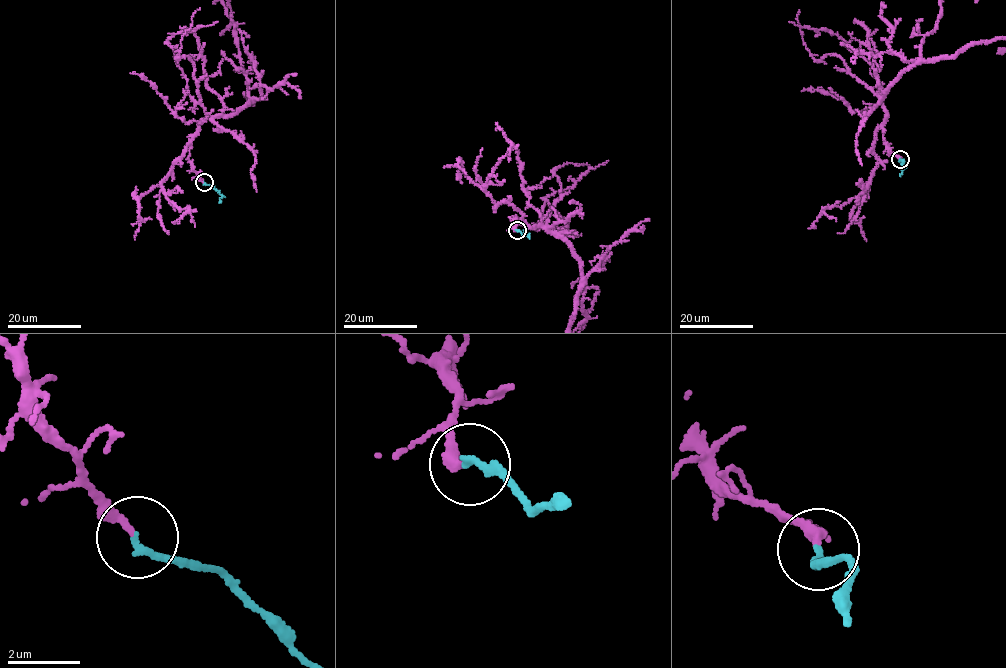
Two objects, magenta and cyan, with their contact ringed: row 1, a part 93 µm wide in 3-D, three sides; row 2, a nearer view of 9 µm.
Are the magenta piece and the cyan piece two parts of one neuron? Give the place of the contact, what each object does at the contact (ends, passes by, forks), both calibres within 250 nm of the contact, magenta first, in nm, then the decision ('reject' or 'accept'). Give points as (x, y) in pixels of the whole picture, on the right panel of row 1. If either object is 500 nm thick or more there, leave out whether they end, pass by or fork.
at (900, 159); magenta ends there; cyan ends there; 280 nm thick on the magenta side, 190 nm on the other; accept

